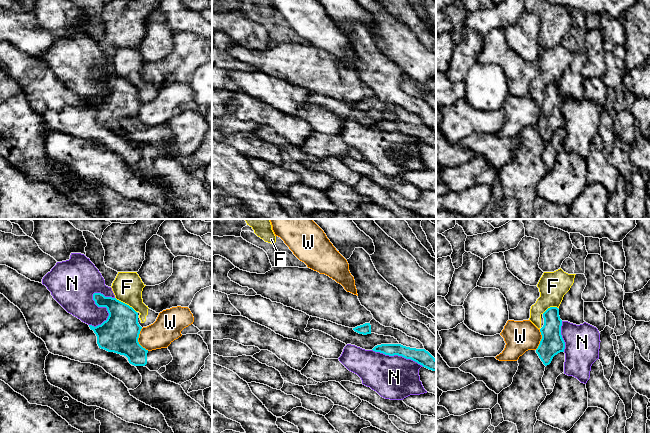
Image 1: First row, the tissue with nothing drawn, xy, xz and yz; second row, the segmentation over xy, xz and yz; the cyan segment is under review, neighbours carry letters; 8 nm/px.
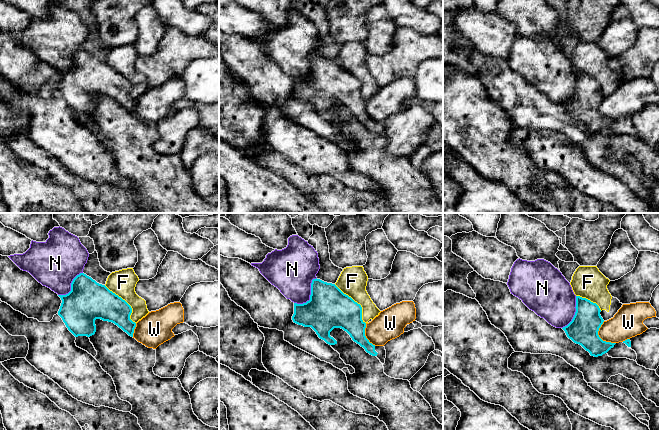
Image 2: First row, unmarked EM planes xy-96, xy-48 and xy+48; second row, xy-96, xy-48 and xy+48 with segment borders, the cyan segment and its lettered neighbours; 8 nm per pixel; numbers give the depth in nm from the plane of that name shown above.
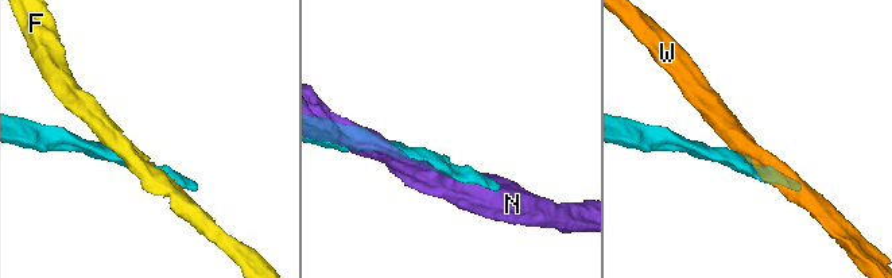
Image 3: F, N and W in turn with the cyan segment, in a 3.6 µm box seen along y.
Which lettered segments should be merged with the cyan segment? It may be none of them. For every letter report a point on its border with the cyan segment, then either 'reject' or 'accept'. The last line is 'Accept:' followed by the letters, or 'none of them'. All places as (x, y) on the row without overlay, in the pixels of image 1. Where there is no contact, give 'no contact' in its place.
F: contact xy (126, 80); reject
N: contact xy (100, 82); reject
W: contact xy (137, 116); reject
Accept: none of them

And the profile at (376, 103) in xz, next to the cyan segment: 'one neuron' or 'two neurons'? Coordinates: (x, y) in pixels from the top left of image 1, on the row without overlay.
one neuron

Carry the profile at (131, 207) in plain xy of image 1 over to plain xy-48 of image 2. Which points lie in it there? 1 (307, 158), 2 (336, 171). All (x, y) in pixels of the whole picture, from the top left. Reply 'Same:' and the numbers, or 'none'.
Same: none

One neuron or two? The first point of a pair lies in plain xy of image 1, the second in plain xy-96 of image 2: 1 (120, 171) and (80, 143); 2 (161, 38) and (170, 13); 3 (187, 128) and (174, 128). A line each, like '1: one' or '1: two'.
1: one
2: two
3: one

